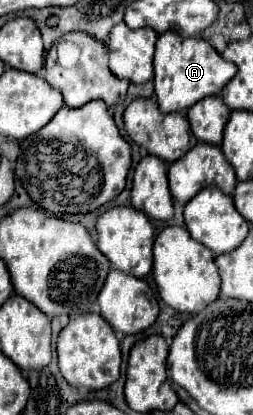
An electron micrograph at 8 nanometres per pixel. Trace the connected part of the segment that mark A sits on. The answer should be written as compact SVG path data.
M165 32L157 38L155 46L155 94L161 112L181 112L191 108L205 96L219 94L223 86L235 76L235 64L223 60L217 50L203 38L181 38L175 32Z

